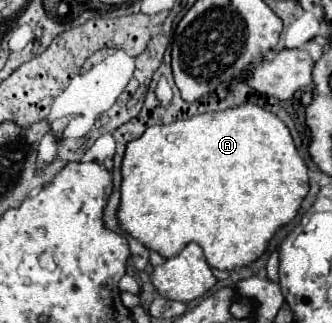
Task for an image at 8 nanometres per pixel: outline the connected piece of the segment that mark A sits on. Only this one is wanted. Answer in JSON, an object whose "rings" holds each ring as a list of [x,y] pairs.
{"rings":[[[246,103],[242,107],[230,107],[224,111],[202,113],[192,119],[174,121],[170,125],[154,125],[154,127],[148,127],[142,137],[130,141],[126,147],[124,161],[122,161],[122,201],[120,201],[120,209],[118,209],[118,221],[126,233],[130,233],[140,243],[144,243],[148,249],[158,251],[166,259],[174,257],[176,253],[180,253],[180,249],[184,249],[184,245],[194,241],[202,247],[204,257],[210,267],[222,269],[222,271],[232,271],[234,267],[246,267],[246,265],[254,263],[268,249],[268,243],[276,235],[276,231],[280,227],[288,225],[296,217],[304,197],[308,195],[308,189],[310,189],[308,167],[306,167],[304,159],[300,157],[286,123],[282,119],[278,119],[272,111],[268,111],[260,105],[254,105],[254,103]]]}

